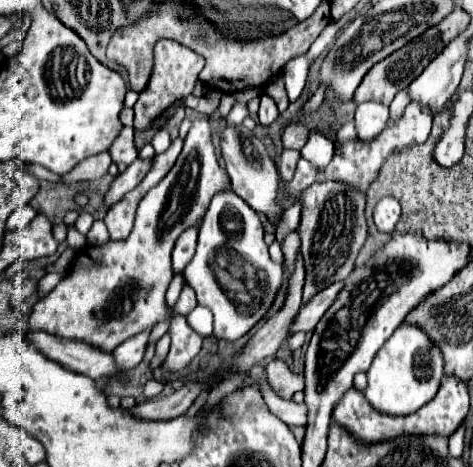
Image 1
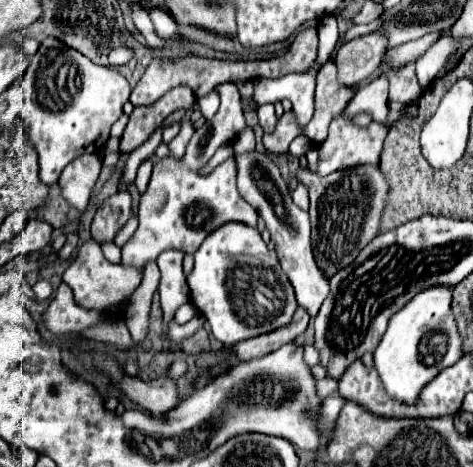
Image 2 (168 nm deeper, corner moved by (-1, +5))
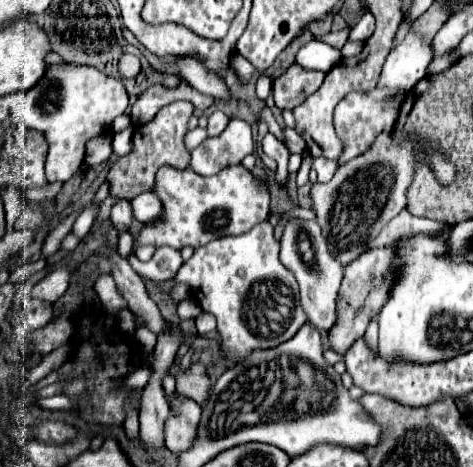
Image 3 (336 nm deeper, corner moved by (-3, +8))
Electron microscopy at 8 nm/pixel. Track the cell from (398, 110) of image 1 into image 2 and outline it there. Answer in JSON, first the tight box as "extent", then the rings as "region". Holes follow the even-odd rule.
{"extent":[416,35,456,89],"region":[[[444,35],[442,39],[438,39],[438,43],[434,43],[418,61],[416,61],[416,77],[418,83],[422,85],[422,89],[426,89],[432,79],[436,77],[436,71],[444,65],[446,57],[450,55],[450,51],[456,47],[456,41],[448,35]]]}

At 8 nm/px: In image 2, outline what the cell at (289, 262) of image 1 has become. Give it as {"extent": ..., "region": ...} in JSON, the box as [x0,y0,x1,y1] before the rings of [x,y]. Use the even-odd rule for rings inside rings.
{"extent":[234,151,328,315],"region":[[[246,151],[242,155],[234,155],[236,159],[236,171],[238,171],[238,191],[240,195],[256,209],[256,213],[264,219],[266,229],[272,235],[272,243],[276,245],[276,253],[282,265],[284,275],[290,279],[298,305],[306,307],[310,315],[316,315],[320,309],[320,303],[328,295],[328,279],[324,279],[324,273],[316,267],[312,245],[310,245],[310,221],[308,213],[294,205],[290,191],[276,167],[276,163],[270,159],[266,151]]]}

